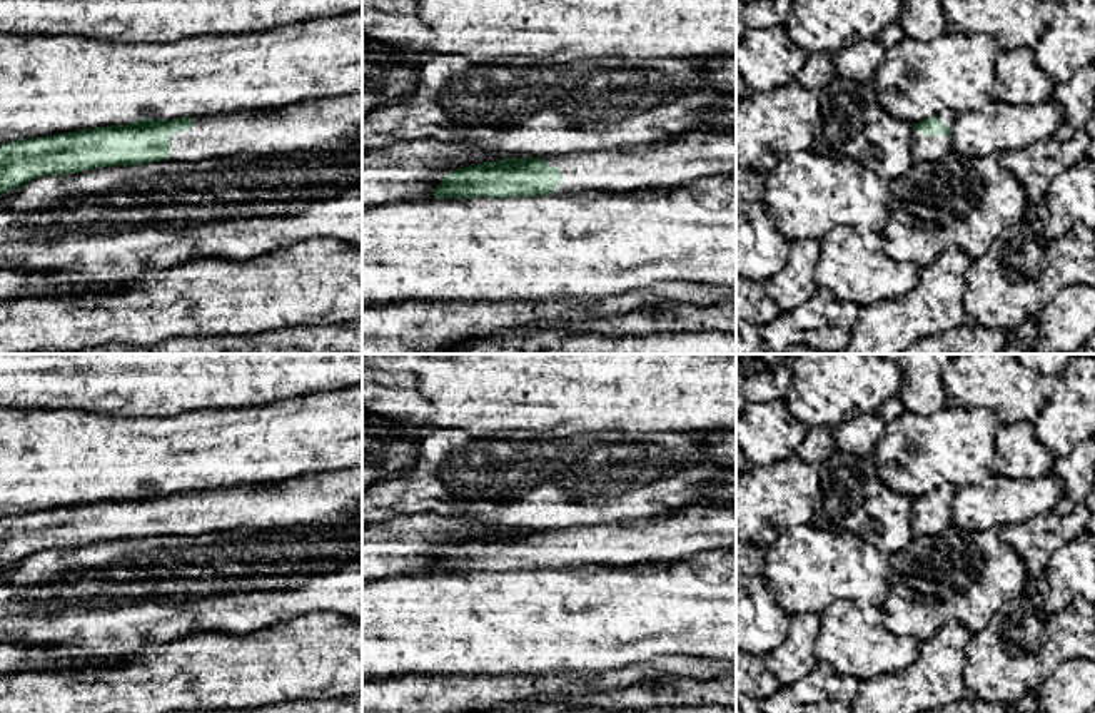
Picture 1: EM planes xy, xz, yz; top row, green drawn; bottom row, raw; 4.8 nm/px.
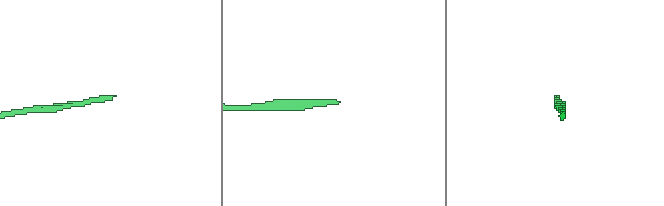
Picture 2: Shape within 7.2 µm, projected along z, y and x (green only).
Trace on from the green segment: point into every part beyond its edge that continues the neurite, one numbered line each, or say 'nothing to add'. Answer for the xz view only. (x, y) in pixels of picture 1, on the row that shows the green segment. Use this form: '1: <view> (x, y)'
1: xz (698, 152)

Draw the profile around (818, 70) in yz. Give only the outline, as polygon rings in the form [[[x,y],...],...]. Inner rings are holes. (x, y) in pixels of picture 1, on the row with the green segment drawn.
[[[828,52],[808,53],[803,68],[795,78],[801,87],[820,92],[836,78],[833,55]]]

